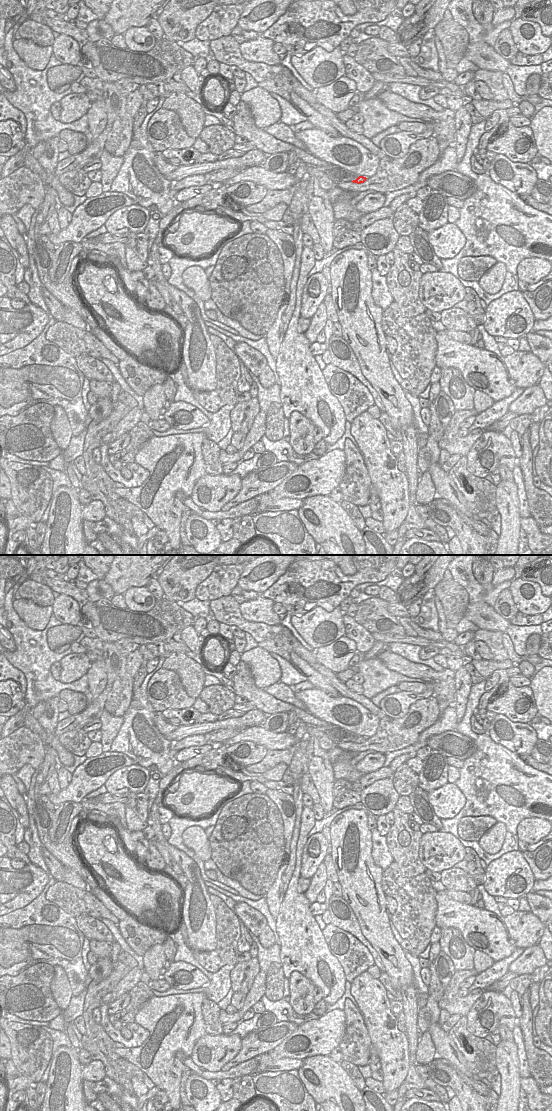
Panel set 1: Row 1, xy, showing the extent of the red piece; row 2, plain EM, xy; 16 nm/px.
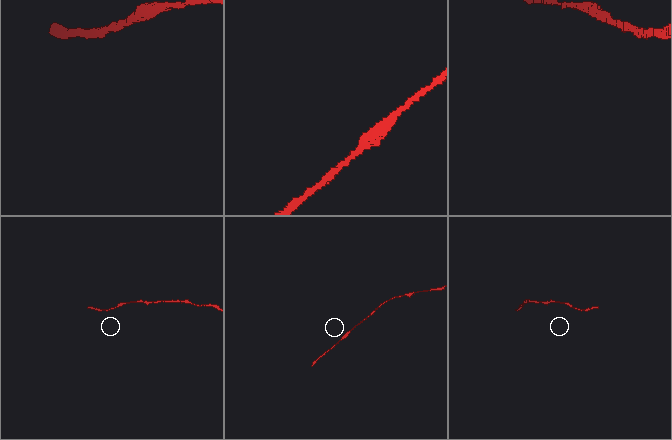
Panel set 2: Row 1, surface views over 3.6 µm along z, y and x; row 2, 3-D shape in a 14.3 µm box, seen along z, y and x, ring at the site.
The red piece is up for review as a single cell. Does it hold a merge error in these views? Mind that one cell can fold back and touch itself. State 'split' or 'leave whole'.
leave whole

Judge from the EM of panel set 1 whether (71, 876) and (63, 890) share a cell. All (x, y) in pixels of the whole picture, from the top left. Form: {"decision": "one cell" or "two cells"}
{"decision": "two cells"}

